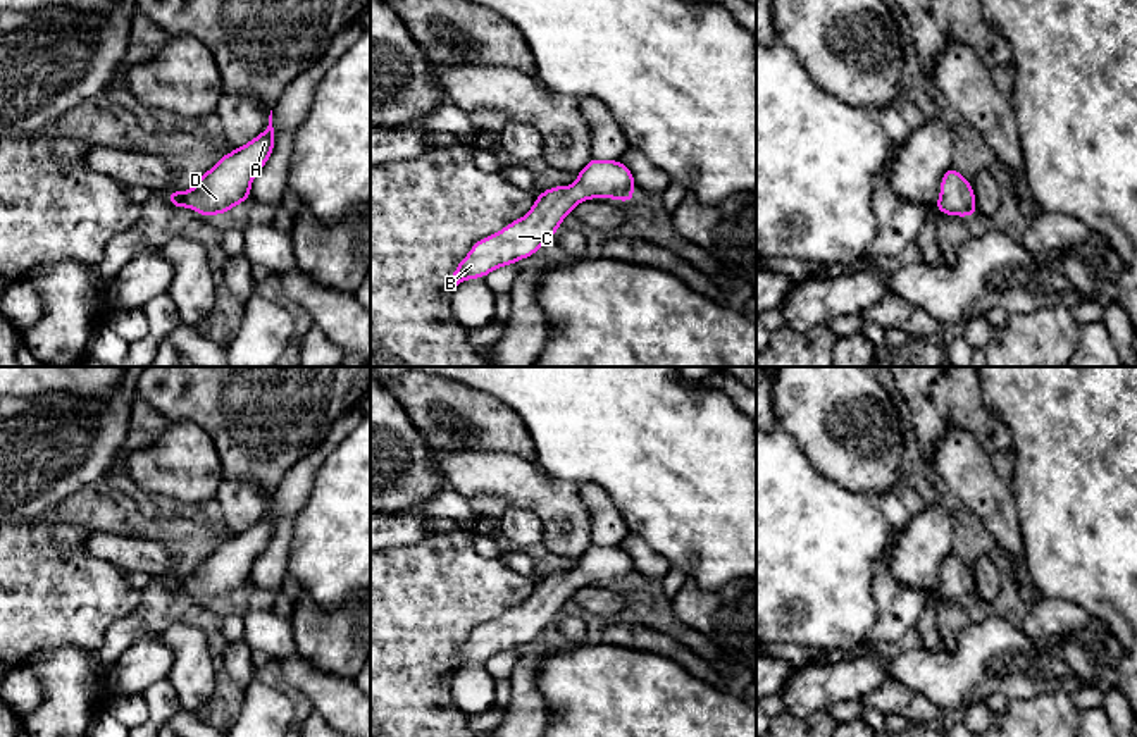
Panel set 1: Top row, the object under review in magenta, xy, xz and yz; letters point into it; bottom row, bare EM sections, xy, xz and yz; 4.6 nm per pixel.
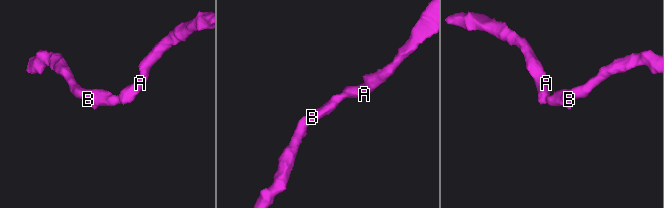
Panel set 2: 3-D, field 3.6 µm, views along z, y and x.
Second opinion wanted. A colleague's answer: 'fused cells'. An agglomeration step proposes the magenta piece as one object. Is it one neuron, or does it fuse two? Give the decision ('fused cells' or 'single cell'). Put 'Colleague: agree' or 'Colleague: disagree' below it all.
single cell
Colleague: disagree

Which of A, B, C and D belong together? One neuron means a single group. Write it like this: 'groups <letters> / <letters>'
groups A B C D

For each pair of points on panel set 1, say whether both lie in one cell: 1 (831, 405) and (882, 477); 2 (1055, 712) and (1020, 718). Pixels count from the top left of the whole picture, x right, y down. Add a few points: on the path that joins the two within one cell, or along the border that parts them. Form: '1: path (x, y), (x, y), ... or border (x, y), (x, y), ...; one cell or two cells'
1: path (844, 422), (869, 460); one cell
2: path (1046, 718), (1029, 718); one cell

